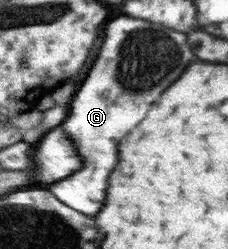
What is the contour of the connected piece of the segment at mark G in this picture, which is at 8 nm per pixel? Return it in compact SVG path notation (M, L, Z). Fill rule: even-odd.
M119 17L107 25L95 67L69 104L71 109L61 125L85 159L83 171L46 186L63 203L85 215L99 215L105 205L109 175L119 163L119 143L145 119L161 93L195 61L187 39L188 34L176 29L134 17Z

